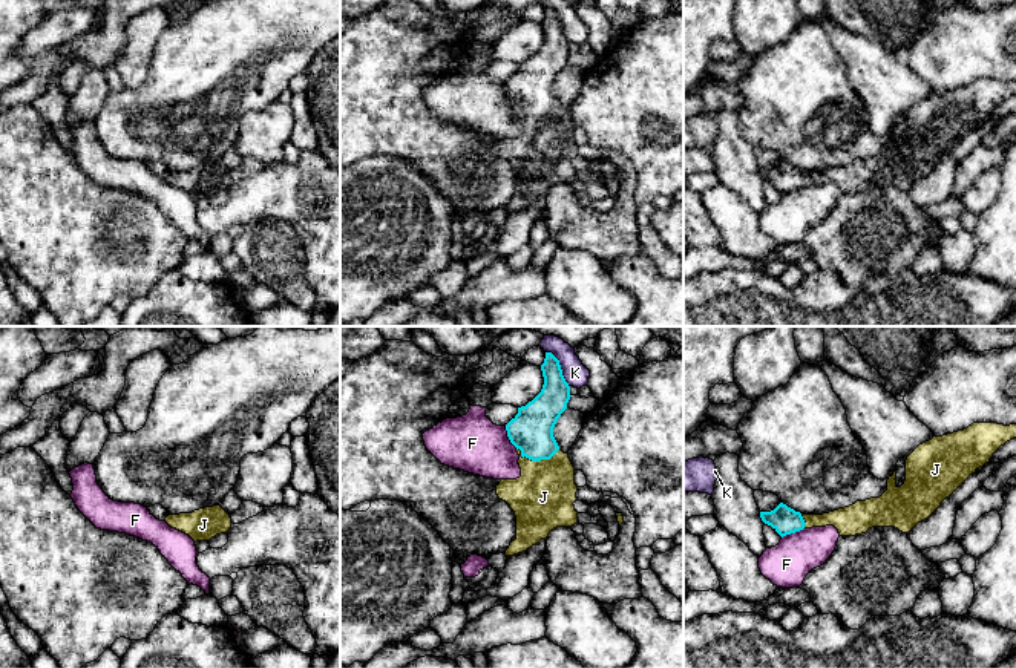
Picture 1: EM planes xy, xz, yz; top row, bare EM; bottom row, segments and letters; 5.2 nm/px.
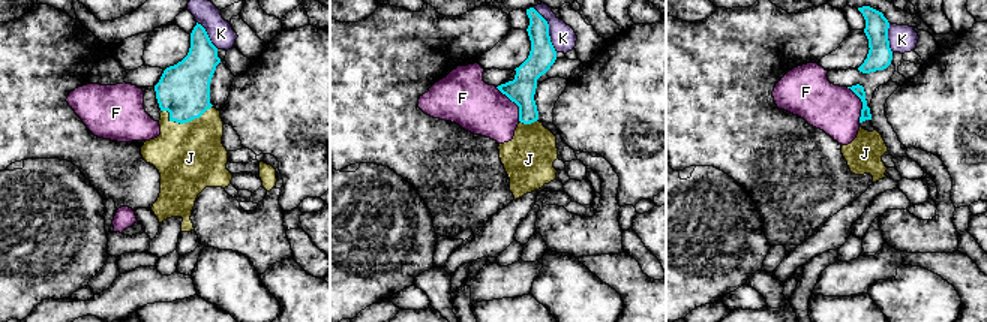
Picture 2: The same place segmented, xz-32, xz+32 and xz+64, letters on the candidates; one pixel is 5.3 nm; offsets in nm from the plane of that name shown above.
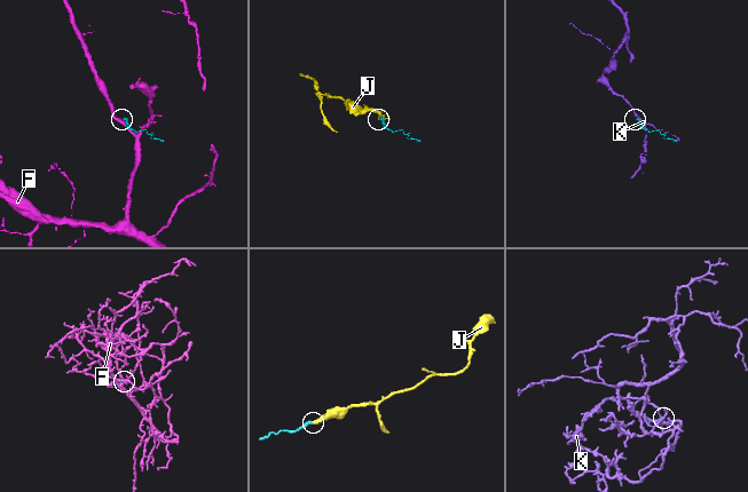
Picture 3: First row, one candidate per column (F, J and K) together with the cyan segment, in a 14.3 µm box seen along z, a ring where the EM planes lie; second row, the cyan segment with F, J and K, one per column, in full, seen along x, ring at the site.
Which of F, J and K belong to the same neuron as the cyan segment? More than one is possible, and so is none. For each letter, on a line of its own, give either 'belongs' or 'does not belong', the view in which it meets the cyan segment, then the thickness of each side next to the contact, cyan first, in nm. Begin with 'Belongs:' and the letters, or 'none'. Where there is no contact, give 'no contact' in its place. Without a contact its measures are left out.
Belongs: J
F: does not belong; contact in xz; calibres 220 and 300 nm
J: belongs; contact in xz; calibres 220 and 320 nm
K: does not belong; contact in xz; calibres 170 and 120 nm

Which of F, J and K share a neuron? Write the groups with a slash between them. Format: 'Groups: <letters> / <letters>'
Groups: F / J / K

